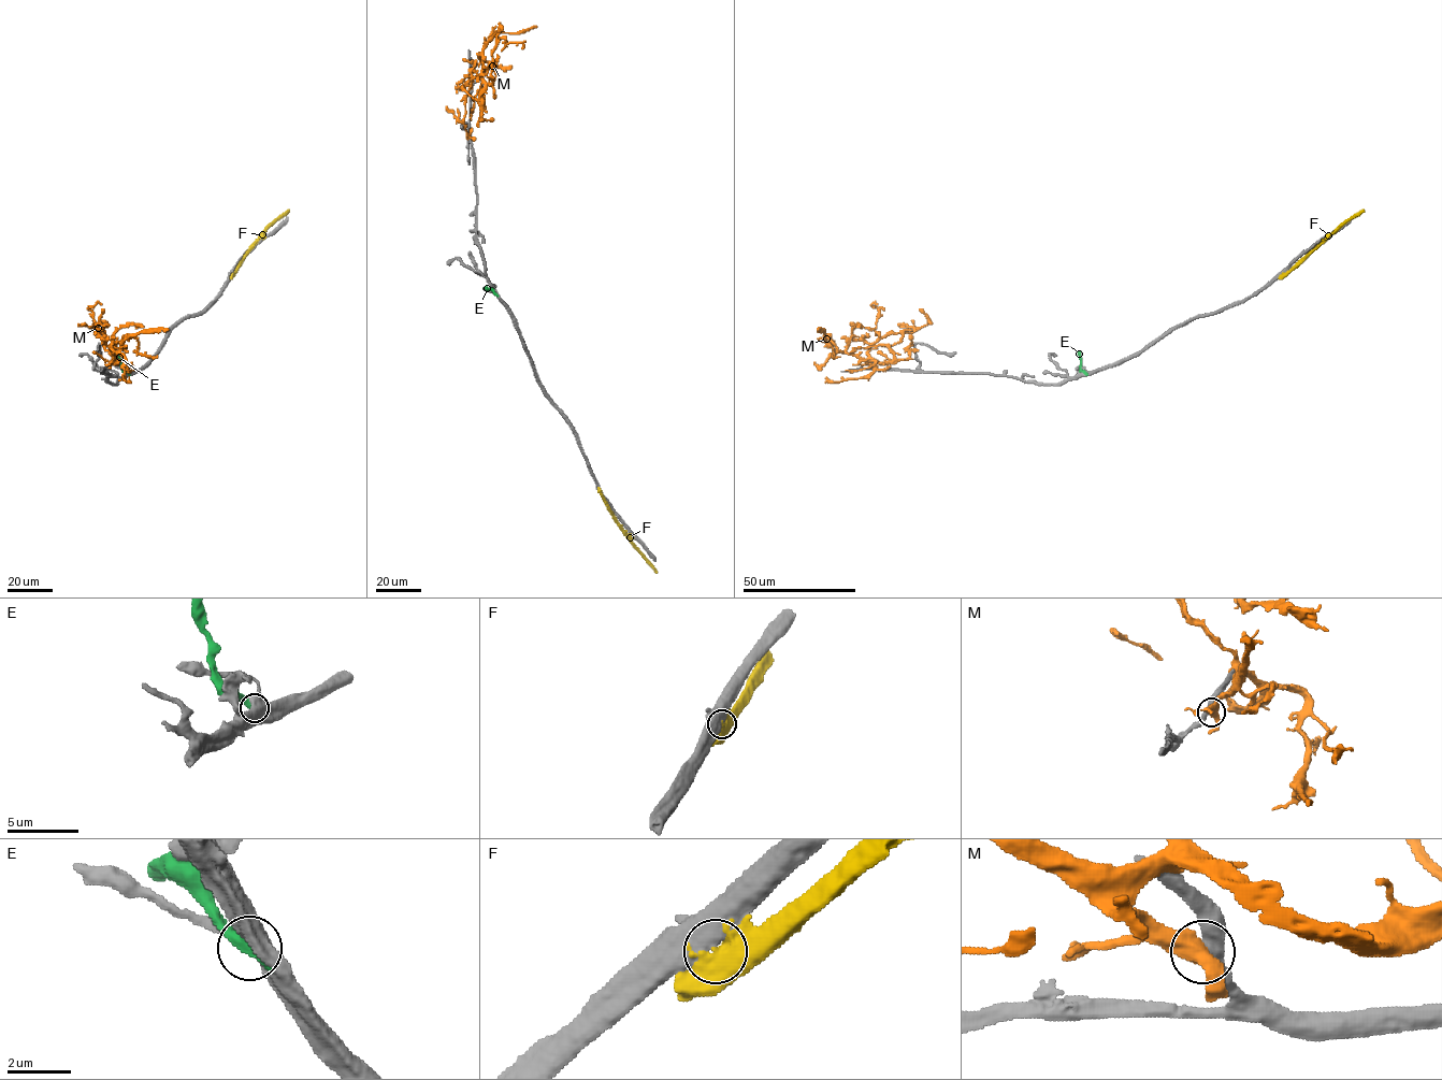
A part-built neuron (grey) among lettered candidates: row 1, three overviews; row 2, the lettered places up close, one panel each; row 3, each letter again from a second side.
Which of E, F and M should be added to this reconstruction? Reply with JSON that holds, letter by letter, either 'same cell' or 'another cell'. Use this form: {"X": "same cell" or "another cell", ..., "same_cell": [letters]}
{"E": "another cell", "F": "another cell", "M": "another cell", "same_cell": []}

